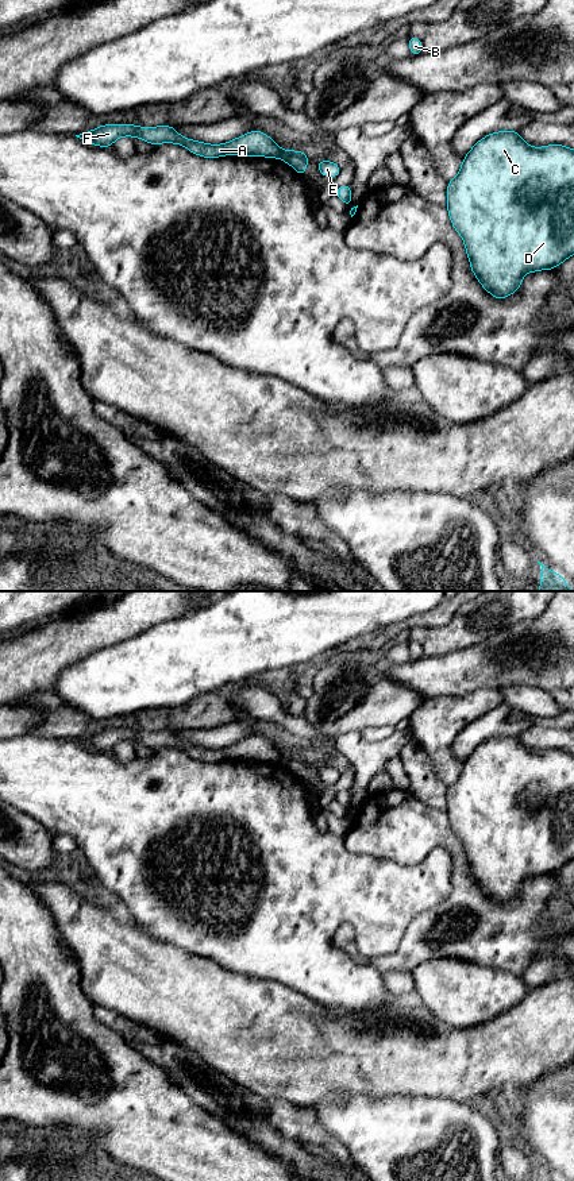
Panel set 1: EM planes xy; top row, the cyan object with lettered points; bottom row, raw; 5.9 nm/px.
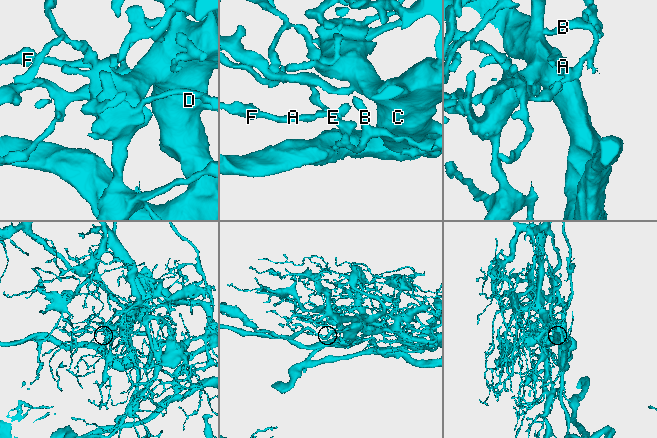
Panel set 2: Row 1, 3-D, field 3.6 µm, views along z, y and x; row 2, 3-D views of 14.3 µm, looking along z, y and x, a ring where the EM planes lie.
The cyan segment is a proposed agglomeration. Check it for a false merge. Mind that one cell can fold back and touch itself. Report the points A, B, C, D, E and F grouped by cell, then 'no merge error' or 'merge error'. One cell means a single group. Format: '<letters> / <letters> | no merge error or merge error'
A C D F / B E | merge error

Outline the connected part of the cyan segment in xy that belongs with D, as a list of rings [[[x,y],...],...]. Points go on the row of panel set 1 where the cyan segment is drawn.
[[[519,131],[489,134],[473,146],[456,177],[447,182],[446,207],[482,287],[498,300],[515,294],[527,273],[552,270],[574,255],[574,148],[531,147]]]

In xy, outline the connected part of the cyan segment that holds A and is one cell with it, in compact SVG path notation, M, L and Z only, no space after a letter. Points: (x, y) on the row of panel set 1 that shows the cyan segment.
M104 124L76 136L100 147L111 147L122 136L140 138L153 146L176 143L204 158L224 155L280 158L282 151L270 136L259 130L254 130L223 144L208 144L184 138L172 126L138 127L135 124Z

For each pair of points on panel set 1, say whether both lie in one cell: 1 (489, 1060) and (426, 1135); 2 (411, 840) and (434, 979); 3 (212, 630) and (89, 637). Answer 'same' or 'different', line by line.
1: different
2: different
3: different

